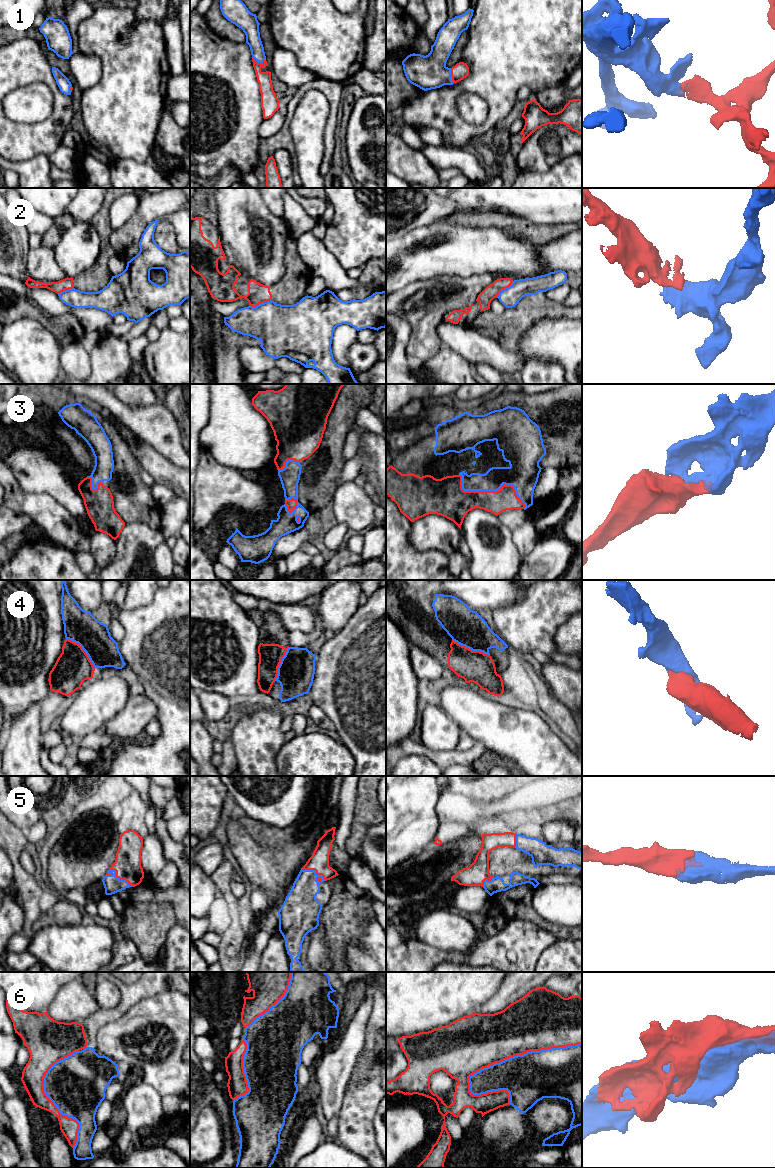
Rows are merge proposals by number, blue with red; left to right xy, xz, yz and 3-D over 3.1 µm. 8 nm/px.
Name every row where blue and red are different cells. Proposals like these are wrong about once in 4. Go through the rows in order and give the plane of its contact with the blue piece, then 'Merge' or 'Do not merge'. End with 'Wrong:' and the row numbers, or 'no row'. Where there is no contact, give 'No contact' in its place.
1: Touches blue in xz. Merge
2: Touches blue in xz. Do not merge
3: Touches blue in yz. Merge
4: Touches blue in yz. Do not merge
5: Touches blue in xz. Merge
6: Touches blue in yz. Do not merge
Wrong: 2, 4, 6

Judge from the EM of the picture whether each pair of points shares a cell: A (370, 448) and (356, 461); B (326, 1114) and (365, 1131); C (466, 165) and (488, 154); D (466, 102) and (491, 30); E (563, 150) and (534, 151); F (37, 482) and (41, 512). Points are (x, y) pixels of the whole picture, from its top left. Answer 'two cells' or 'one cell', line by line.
A: two cells
B: two cells
C: two cells
D: two cells
E: one cell
F: two cells

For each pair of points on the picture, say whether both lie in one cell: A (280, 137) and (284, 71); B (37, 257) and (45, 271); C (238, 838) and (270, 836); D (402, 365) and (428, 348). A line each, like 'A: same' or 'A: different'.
A: different
B: same
C: same
D: different

